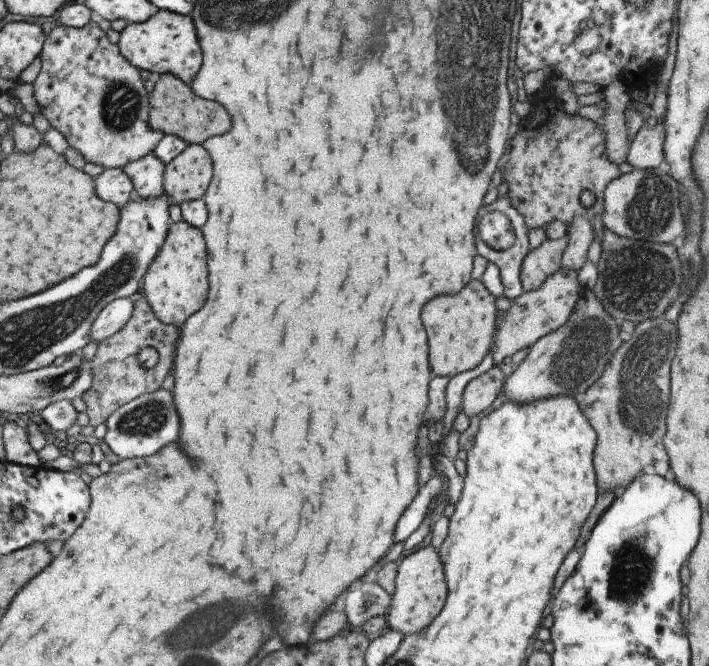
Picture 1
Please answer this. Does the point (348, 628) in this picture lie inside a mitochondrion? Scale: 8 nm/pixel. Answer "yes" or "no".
no

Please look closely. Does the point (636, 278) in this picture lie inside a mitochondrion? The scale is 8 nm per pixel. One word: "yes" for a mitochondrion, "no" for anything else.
yes

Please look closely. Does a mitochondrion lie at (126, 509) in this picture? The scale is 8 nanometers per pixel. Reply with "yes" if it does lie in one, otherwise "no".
yes

